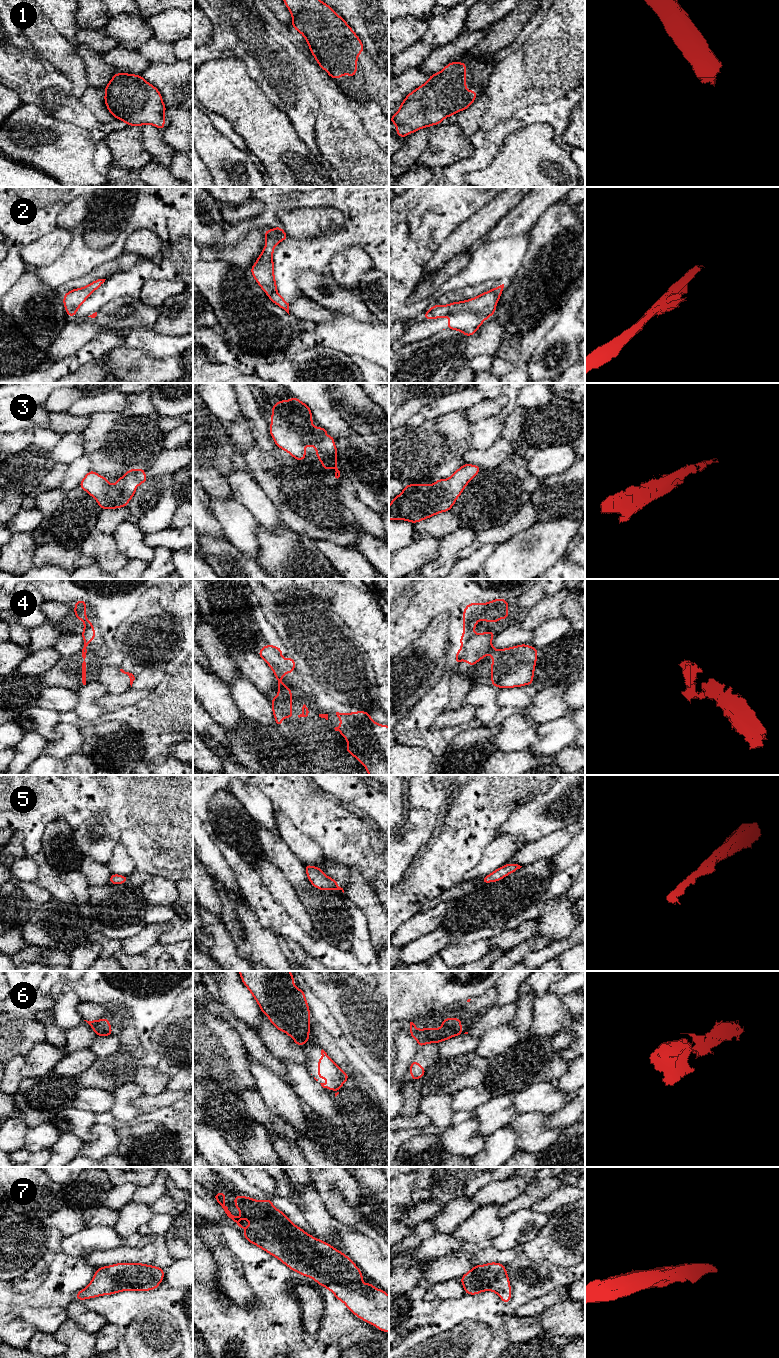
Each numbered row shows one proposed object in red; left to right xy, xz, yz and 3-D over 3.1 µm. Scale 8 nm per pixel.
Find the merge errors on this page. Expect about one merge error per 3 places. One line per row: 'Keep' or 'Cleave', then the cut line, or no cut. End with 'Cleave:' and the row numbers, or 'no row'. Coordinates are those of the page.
1: Keep. No split
2: Keep. No split
3: Keep. No split
4: Cleave. Split along yz (496, 649), (489, 652)
5: Keep. No split
6: Cleave. Split along xz (308, 1038), (293, 1039)
7: Keep. No split
Cleave: 4, 6

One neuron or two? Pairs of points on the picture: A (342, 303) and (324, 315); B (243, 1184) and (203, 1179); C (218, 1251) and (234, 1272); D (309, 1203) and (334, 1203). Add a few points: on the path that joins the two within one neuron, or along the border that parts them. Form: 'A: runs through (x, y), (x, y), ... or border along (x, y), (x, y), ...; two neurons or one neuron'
A: border along (310, 298), (331, 312); two neurons
B: runs through (233, 1184), (226, 1178), (213, 1178); one neuron
C: runs through (222, 1256), (229, 1267); one neuron
D: border along (314, 1185), (326, 1210), (332, 1216); two neurons

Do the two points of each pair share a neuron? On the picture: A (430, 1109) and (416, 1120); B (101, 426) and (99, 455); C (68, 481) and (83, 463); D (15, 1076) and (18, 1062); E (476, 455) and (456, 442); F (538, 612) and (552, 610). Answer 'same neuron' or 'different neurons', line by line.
A: different neurons
B: same neuron
C: same neuron
D: same neuron
E: different neurons
F: same neuron

